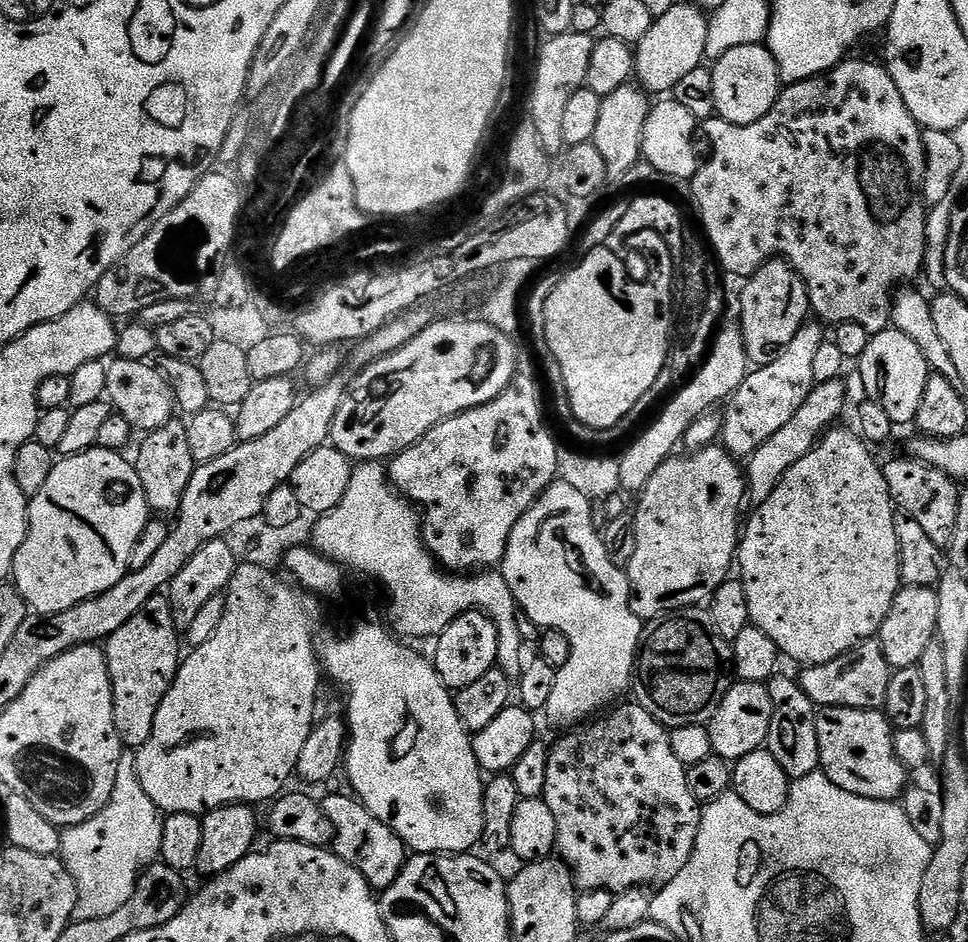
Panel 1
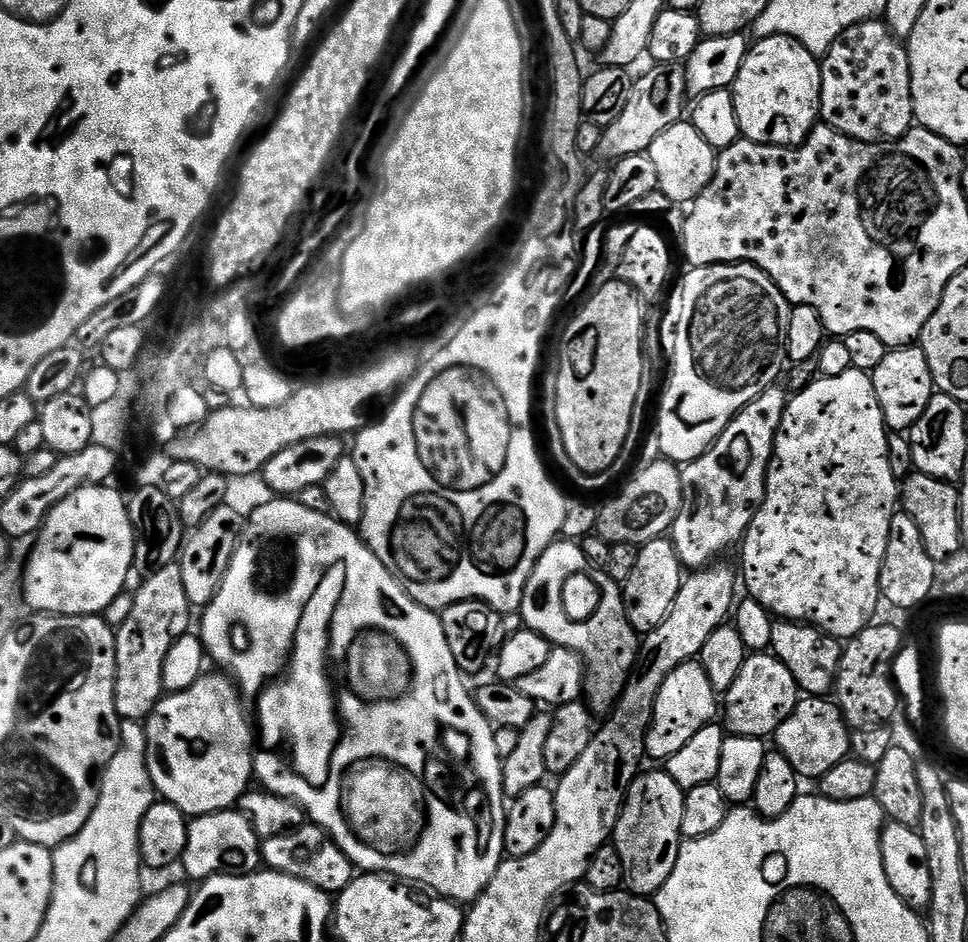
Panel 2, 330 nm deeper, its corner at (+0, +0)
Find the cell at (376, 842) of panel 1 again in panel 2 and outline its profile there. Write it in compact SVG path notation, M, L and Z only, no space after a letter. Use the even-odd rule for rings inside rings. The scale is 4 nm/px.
M306 822L301 828L295 828L281 836L263 841L260 845L262 864L265 869L281 872L299 880L318 886L318 890L329 894L338 894L354 878L354 865L341 848L329 838L324 829L317 824Z

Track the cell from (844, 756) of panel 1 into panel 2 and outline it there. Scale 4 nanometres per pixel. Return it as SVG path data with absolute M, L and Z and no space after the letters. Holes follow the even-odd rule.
M805 695L794 706L790 718L778 726L774 733L775 751L782 755L794 766L797 776L805 781L819 781L821 776L826 775L838 762L849 759L852 747L850 725L840 713L839 704L823 696Z

